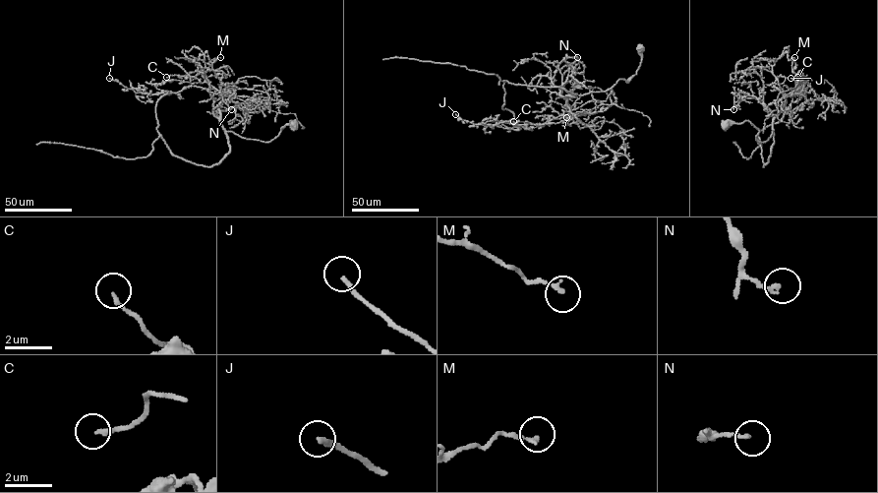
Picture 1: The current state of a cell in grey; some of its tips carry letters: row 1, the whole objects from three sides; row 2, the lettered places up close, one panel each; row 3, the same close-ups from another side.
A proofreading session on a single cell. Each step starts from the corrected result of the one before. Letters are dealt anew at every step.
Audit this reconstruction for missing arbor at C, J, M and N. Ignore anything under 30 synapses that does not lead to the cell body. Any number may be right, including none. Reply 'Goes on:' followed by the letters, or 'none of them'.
Goes on: J

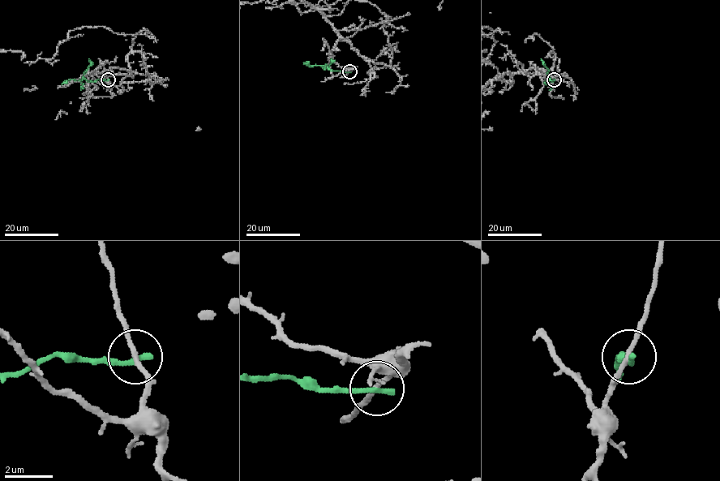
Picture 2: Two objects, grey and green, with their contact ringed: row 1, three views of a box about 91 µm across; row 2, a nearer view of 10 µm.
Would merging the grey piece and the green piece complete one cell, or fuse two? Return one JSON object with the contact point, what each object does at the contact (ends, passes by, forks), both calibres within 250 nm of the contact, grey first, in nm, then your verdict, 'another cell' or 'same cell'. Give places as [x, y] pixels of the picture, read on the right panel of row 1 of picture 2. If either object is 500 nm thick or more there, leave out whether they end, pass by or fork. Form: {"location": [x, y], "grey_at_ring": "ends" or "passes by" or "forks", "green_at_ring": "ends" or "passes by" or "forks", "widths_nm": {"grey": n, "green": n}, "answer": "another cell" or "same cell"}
{"location": [554, 79], "grey_at_ring": "passes by", "green_at_ring": "ends", "widths_nm": {"grey": 180, "green": 280}, "answer": "another cell"}

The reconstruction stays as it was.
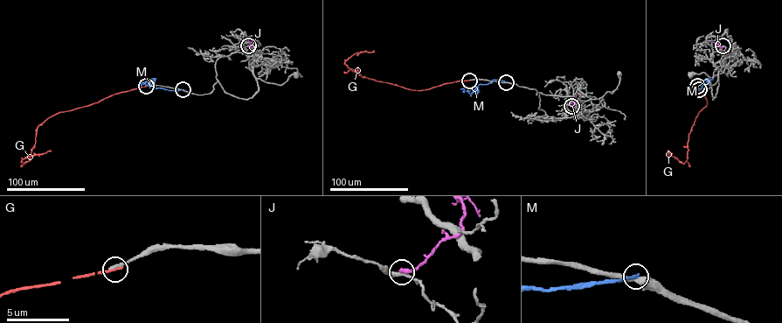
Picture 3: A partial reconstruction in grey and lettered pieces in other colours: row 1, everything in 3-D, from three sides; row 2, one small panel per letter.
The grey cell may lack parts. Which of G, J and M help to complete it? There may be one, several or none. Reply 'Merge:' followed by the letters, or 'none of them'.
Merge: none of them

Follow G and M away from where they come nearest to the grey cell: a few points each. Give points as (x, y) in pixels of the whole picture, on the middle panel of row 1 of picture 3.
G: (469, 80), (411, 90), (363, 77), (358, 71), (345, 64), (355, 53), (374, 51)
M: (506, 82), (494, 80), (487, 84), (474, 86), (469, 90), (465, 87), (460, 89)

